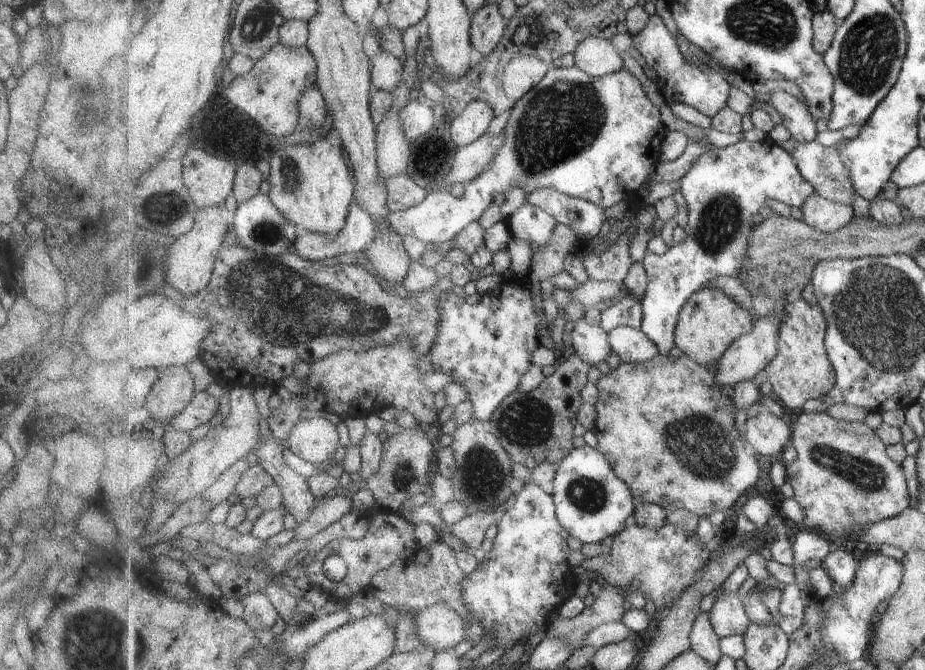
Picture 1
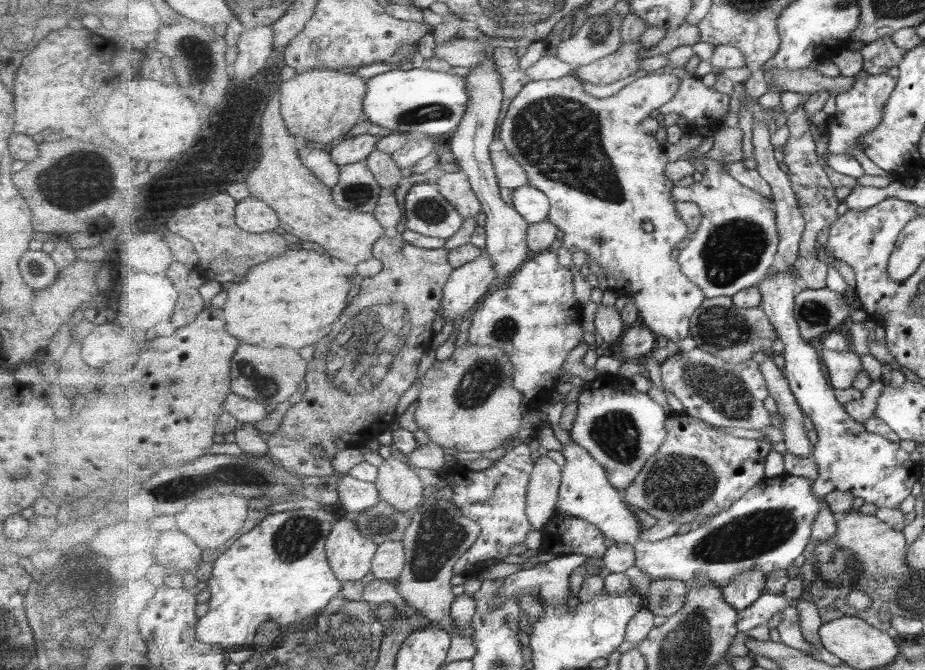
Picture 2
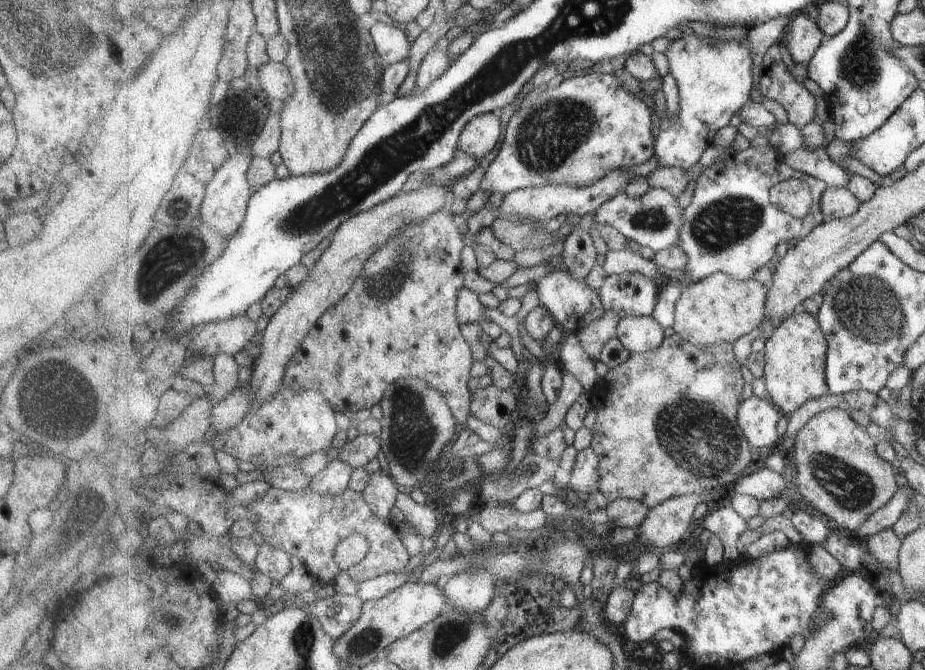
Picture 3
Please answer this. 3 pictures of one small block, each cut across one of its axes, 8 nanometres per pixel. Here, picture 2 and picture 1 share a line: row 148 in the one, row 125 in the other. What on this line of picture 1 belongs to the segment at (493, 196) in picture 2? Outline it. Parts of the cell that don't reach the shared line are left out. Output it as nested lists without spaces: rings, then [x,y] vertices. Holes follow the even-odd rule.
[[[487,101],[470,102],[461,114],[450,121],[451,138],[460,147],[481,138],[495,118],[493,107]]]

